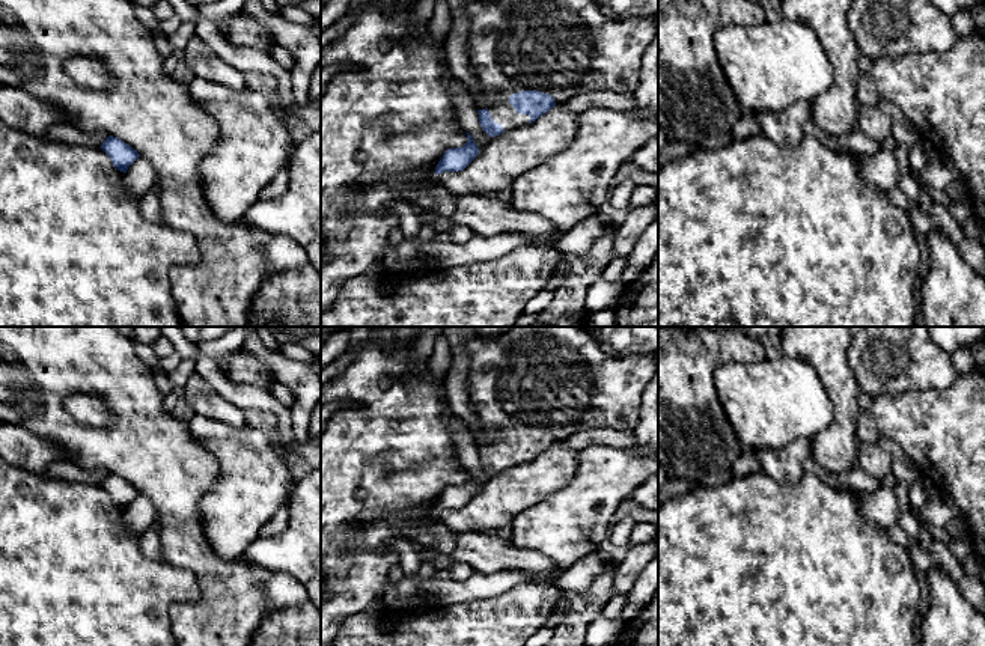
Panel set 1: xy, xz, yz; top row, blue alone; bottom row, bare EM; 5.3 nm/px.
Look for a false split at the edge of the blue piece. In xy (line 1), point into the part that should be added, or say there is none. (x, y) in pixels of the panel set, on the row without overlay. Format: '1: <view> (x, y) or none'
1: none

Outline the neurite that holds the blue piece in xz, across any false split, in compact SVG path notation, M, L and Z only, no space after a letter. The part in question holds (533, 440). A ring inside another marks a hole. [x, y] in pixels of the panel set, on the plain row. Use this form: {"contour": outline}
{"contour": "M514 327L494 337L477 336L465 343L465 351L470 357L465 390L470 398L470 405L479 419L479 461L491 474L500 473L502 470L515 464L532 461L551 447L556 441L563 441L581 429L611 428L616 431L634 431L640 420L640 404L643 393L658 369L652 354L628 354L624 357L614 357L605 352L595 333L583 327Z"}

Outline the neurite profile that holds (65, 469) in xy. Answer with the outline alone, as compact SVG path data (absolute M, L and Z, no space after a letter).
M68 458L54 461L47 471L47 477L89 485L101 485L107 474L108 473L102 468L83 468Z

